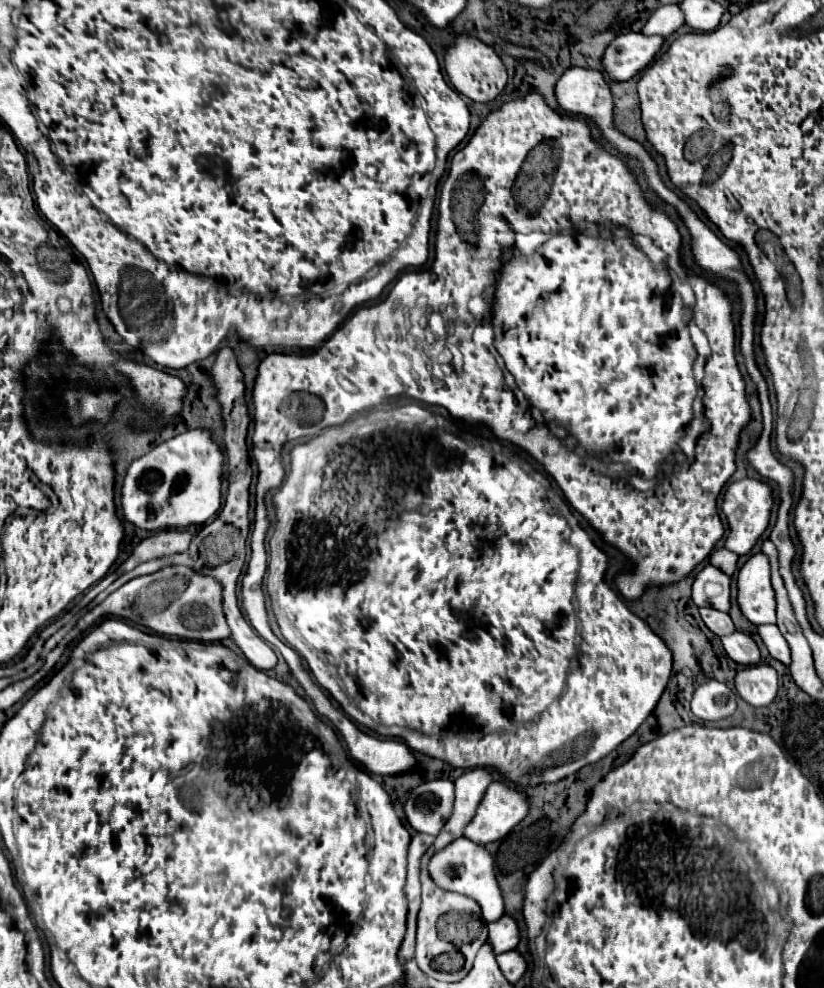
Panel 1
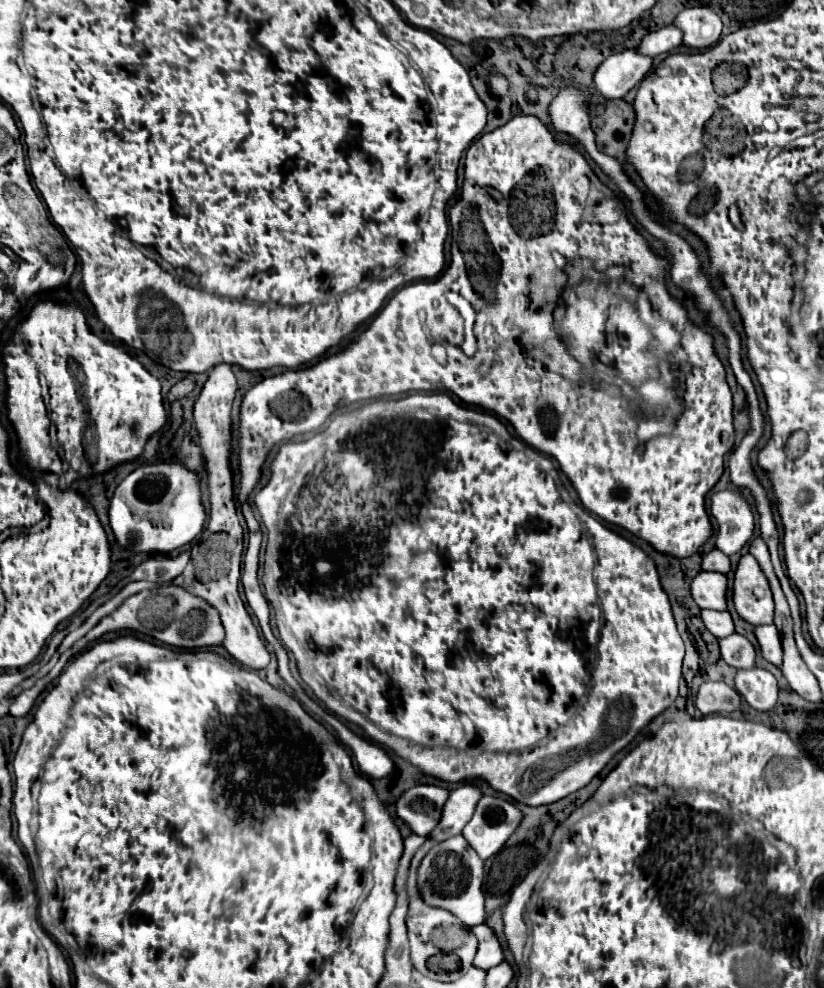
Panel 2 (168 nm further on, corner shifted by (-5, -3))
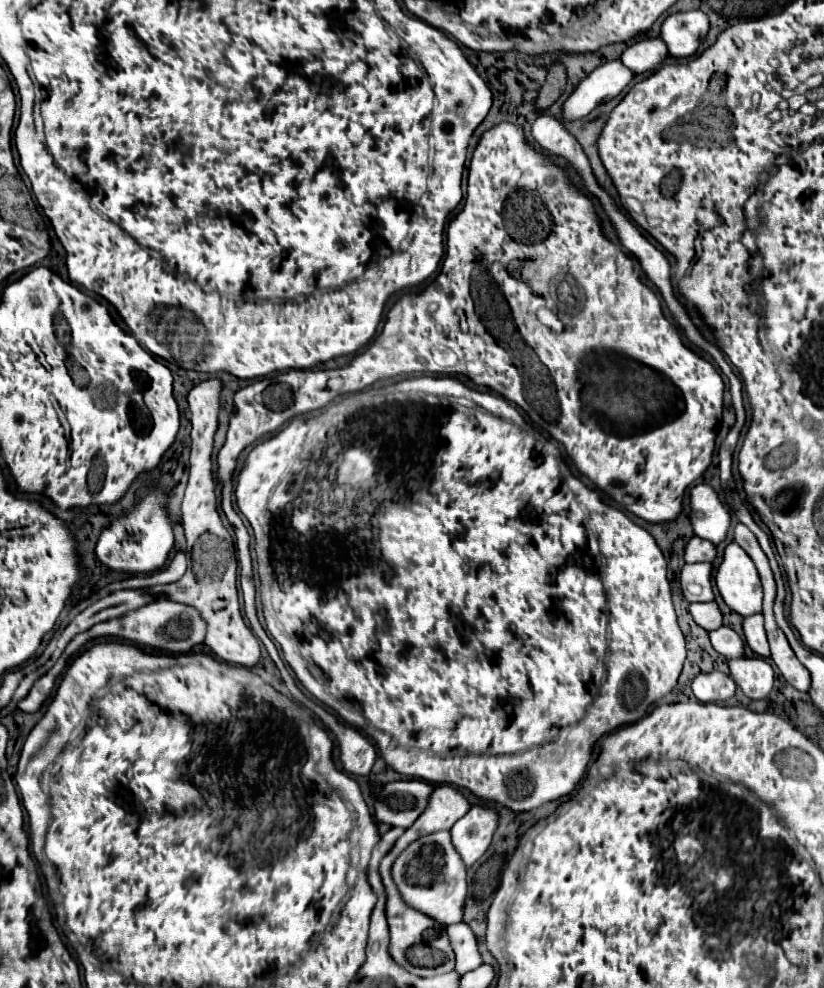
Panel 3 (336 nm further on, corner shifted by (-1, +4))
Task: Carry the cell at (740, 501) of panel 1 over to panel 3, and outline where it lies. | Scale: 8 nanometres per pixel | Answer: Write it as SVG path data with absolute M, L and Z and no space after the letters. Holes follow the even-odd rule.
M696 485L690 491L692 503L692 527L694 533L702 539L712 541L714 545L722 543L730 531L732 517L730 509L720 501L718 493L710 485Z

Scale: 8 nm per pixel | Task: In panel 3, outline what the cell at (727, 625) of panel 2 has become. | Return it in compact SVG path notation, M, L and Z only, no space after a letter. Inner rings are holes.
M712 601L712 603L692 603L690 613L692 613L694 621L700 627L704 627L706 631L714 631L714 629L722 627L722 611L720 611L716 601Z

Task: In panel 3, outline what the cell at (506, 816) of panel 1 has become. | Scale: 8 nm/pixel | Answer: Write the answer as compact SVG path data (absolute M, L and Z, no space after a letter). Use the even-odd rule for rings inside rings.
M476 803L450 829L452 843L462 855L466 867L476 863L492 843L498 829L498 811L486 803Z

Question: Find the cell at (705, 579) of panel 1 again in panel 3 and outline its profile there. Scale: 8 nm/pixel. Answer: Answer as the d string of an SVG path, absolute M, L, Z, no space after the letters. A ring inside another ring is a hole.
M694 563L694 565L684 565L682 575L682 593L684 597L694 603L694 601L714 601L714 591L712 591L712 565L710 563Z

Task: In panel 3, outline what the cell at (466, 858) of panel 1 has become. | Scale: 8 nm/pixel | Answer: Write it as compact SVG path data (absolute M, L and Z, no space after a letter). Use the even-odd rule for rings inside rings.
M438 831L420 837L400 853L392 867L392 877L400 889L402 899L410 907L430 915L440 925L452 925L462 921L464 901L468 895L466 873L468 867L464 865L464 861L460 861L460 855L452 845L450 831Z

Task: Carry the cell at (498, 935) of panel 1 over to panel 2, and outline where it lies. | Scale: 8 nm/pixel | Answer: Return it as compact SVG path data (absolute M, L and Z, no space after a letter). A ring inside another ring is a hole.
M478 924L470 930L478 938L478 952L474 956L474 966L480 970L490 970L504 960L502 946L494 932L486 924Z

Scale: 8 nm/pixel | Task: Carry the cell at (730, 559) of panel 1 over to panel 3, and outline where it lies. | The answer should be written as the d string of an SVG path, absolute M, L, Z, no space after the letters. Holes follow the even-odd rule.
M692 537L686 545L686 555L684 555L686 563L712 563L716 559L716 545L712 545L706 539L700 537Z

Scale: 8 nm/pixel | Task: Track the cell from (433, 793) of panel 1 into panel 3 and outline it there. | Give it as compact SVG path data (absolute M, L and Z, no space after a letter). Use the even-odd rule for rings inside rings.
M418 779L384 785L374 805L376 819L392 827L408 829L428 807L428 795L432 795L432 789L434 785Z

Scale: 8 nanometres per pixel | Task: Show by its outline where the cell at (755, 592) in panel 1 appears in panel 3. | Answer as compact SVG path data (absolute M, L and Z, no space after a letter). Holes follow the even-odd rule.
M730 543L724 549L724 559L716 571L716 587L726 605L742 617L762 613L760 577L752 559L740 545Z

